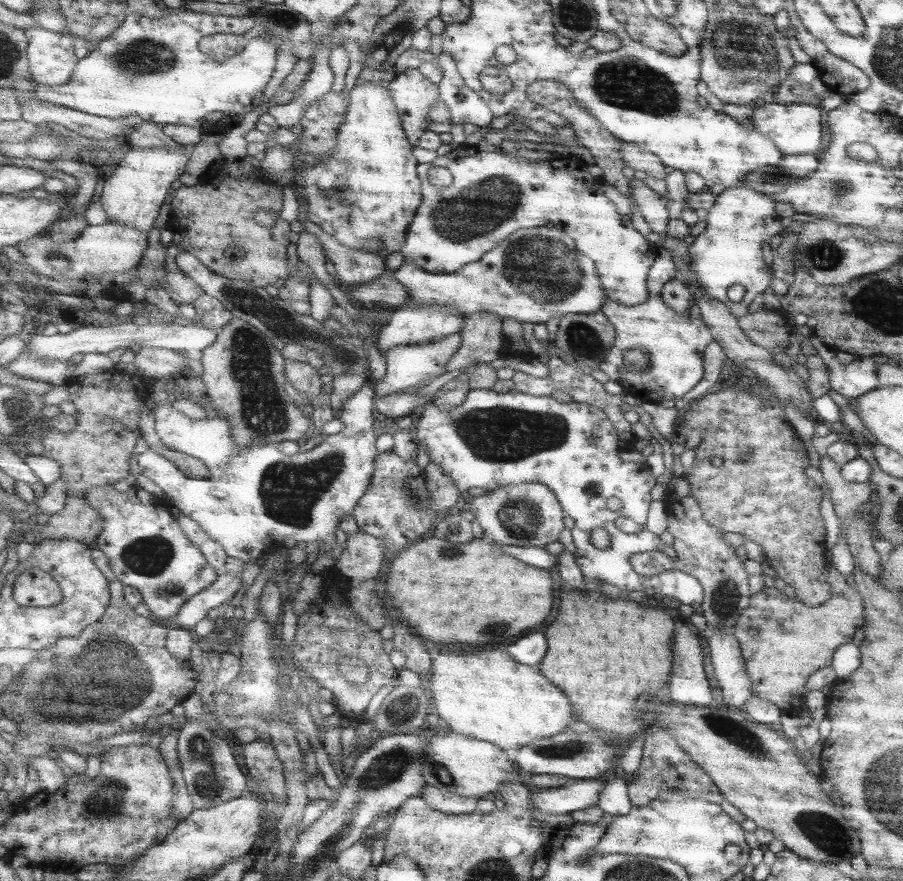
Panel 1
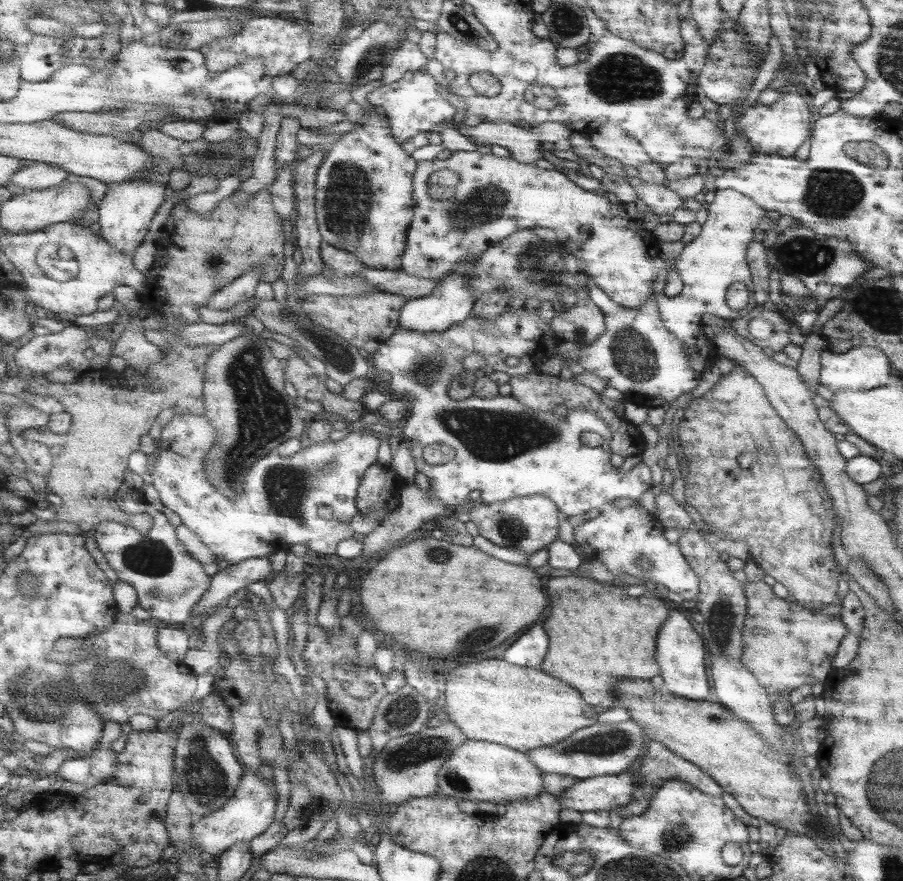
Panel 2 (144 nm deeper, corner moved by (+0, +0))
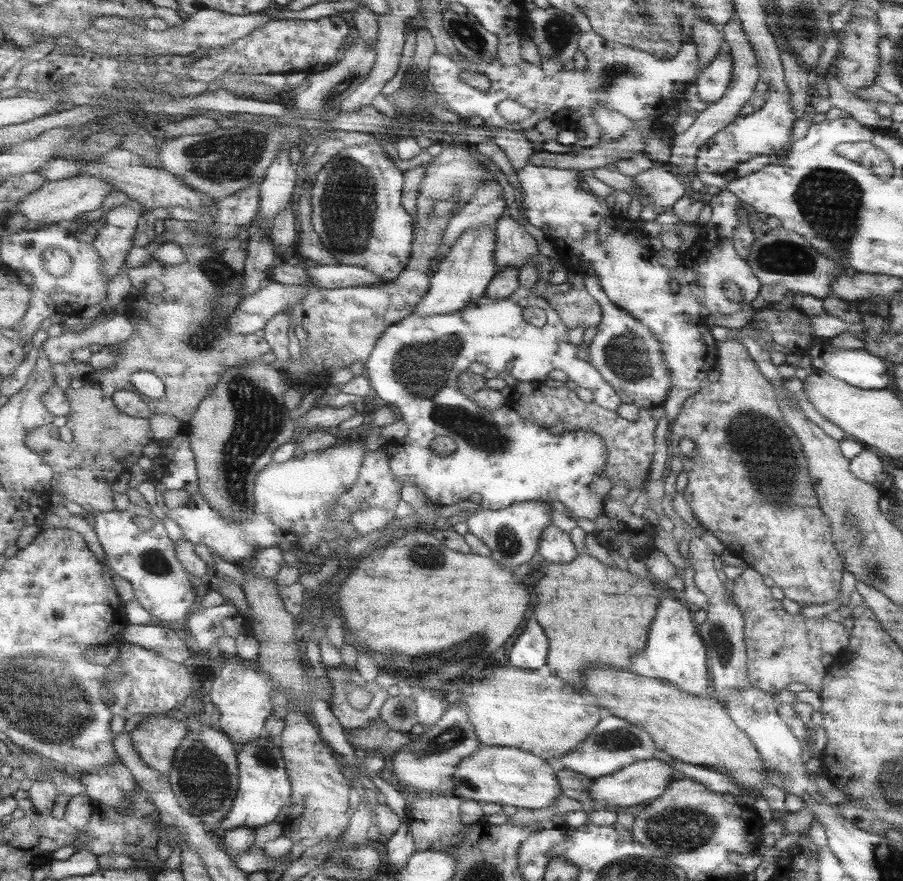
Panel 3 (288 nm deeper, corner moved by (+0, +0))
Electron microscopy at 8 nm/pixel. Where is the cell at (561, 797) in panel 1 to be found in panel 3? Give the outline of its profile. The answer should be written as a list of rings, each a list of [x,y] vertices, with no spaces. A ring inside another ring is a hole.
[[[643,760],[643,762],[635,762],[611,776],[603,776],[593,780],[591,784],[591,798],[597,804],[597,808],[607,808],[607,806],[617,806],[617,808],[631,808],[631,806],[647,806],[649,802],[661,798],[667,790],[667,786],[673,782],[671,778],[673,768],[663,762],[663,760]]]

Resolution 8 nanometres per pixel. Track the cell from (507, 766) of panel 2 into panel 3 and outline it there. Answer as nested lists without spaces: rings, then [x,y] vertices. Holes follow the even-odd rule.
[[[483,746],[479,752],[463,760],[455,772],[455,796],[475,800],[475,802],[493,802],[509,804],[525,810],[543,810],[551,808],[555,800],[563,794],[559,784],[559,772],[547,760],[541,760],[535,754],[523,752],[519,748],[501,748],[501,746]]]

